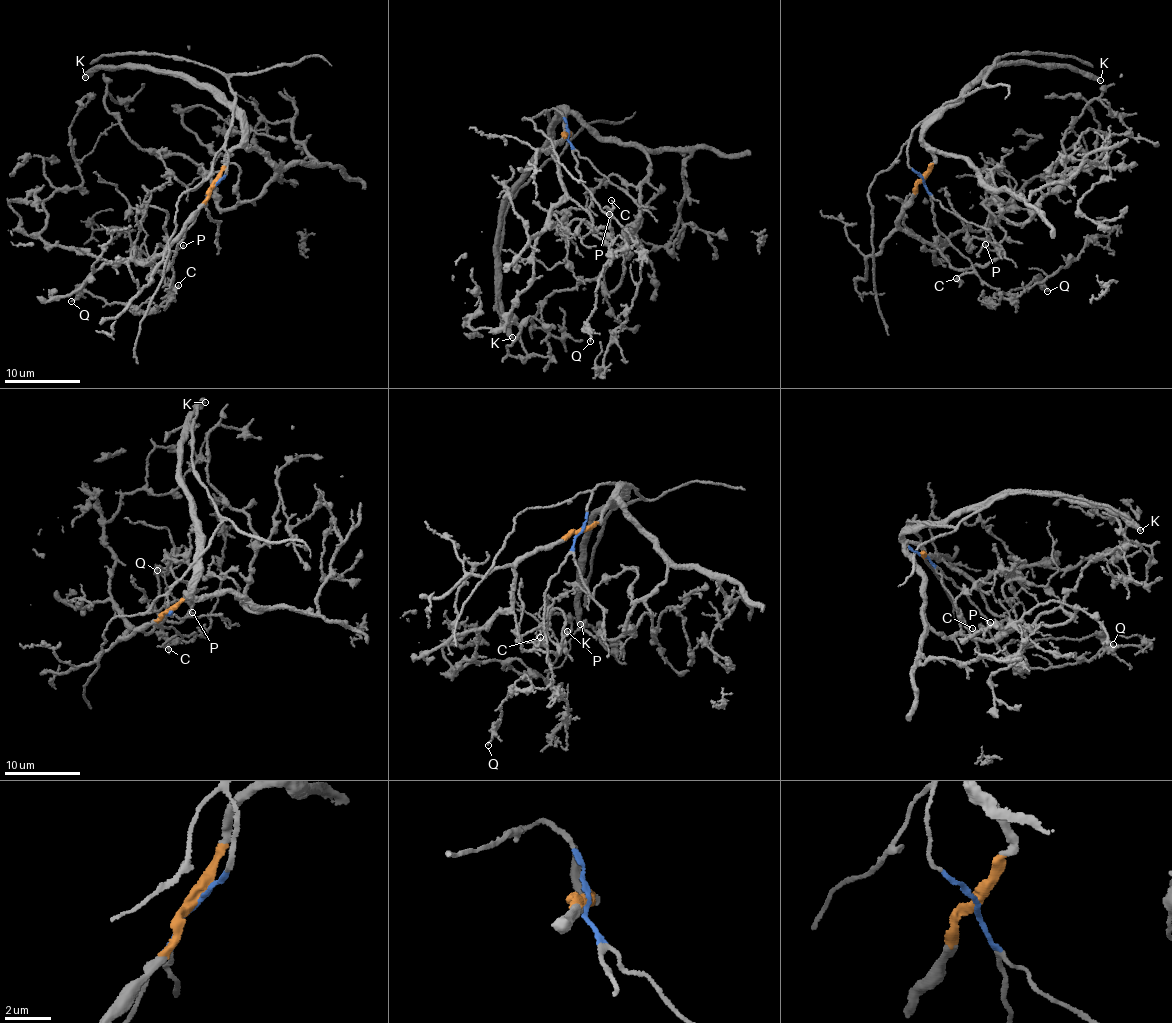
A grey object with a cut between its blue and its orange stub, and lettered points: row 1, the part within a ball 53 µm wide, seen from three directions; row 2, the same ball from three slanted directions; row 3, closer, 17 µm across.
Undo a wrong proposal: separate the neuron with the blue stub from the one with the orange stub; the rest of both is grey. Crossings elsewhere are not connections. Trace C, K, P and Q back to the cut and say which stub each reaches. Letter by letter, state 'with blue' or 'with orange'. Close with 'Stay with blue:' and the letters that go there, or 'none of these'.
C: with blue
K: with orange
P: with orange
Q: with blue
Stay with blue: C, Q

